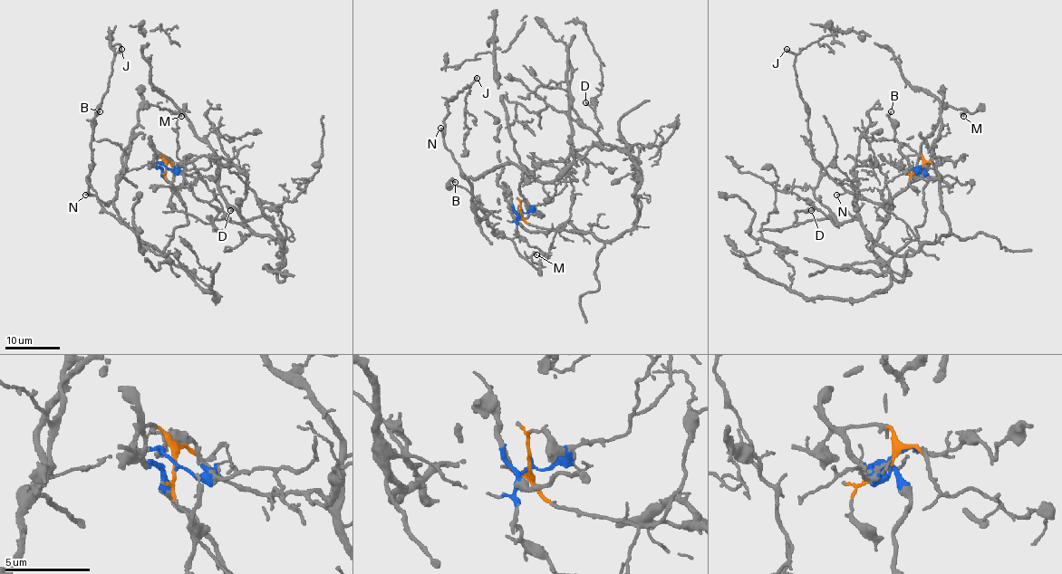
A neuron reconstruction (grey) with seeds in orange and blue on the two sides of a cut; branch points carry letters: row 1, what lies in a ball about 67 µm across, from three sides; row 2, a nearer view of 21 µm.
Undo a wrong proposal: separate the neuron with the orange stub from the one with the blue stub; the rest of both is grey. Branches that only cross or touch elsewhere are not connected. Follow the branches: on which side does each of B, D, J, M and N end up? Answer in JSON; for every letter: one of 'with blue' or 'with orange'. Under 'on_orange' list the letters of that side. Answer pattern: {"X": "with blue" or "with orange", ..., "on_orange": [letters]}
{"B": "with blue", "D": "with orange", "J": "with blue", "M": "with blue", "N": "with blue", "on_orange": ["D"]}

